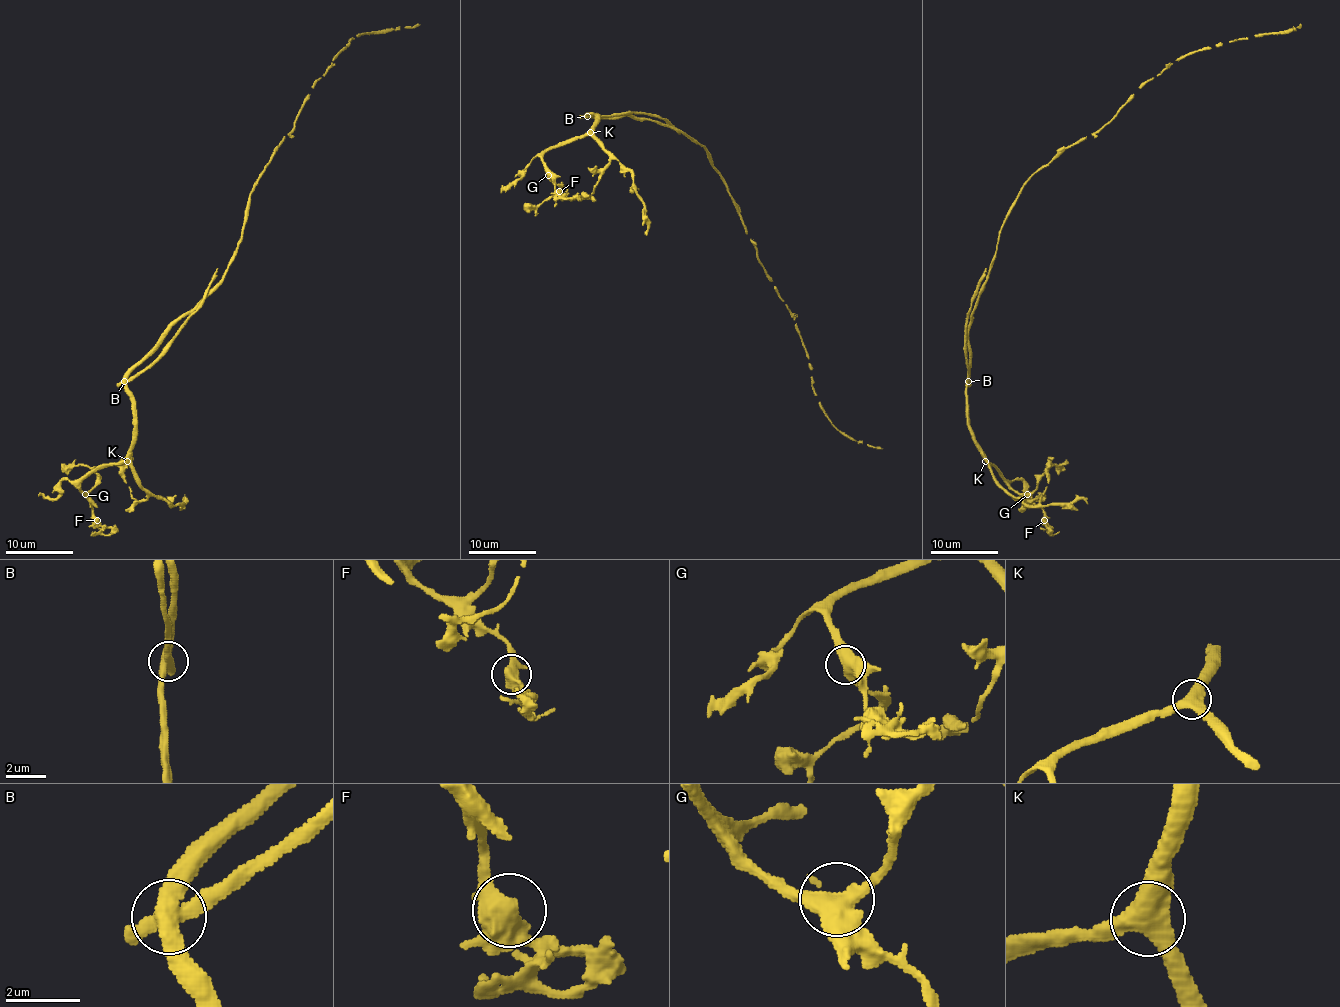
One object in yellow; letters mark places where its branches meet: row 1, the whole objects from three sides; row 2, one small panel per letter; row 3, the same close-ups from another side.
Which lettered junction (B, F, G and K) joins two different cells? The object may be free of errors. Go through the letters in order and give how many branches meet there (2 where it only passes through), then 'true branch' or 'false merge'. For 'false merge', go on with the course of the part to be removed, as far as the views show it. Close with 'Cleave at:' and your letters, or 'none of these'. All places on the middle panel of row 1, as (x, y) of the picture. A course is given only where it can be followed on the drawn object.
B: 4 branches meet; false merge; foreign part runs (587, 115), (654, 114), (680, 134)
F: 4 branches meet; true branch
G: 3 branches meet; true branch
K: 3 branches meet; true branch
Cleave at: B

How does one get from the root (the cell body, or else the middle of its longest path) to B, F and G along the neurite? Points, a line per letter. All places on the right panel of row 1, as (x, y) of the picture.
B: (1003, 224), (995, 259), (971, 313), (971, 325), (968, 329), (968, 381)
F: (1003, 224), (995, 259), (968, 329), (968, 425), (978, 450), (1014, 489), (1025, 493), (1042, 510), (1044, 520)
G: (1003, 224), (995, 259), (968, 329), (970, 374), (966, 410), (970, 434), (978, 450), (1014, 489), (1027, 494)

